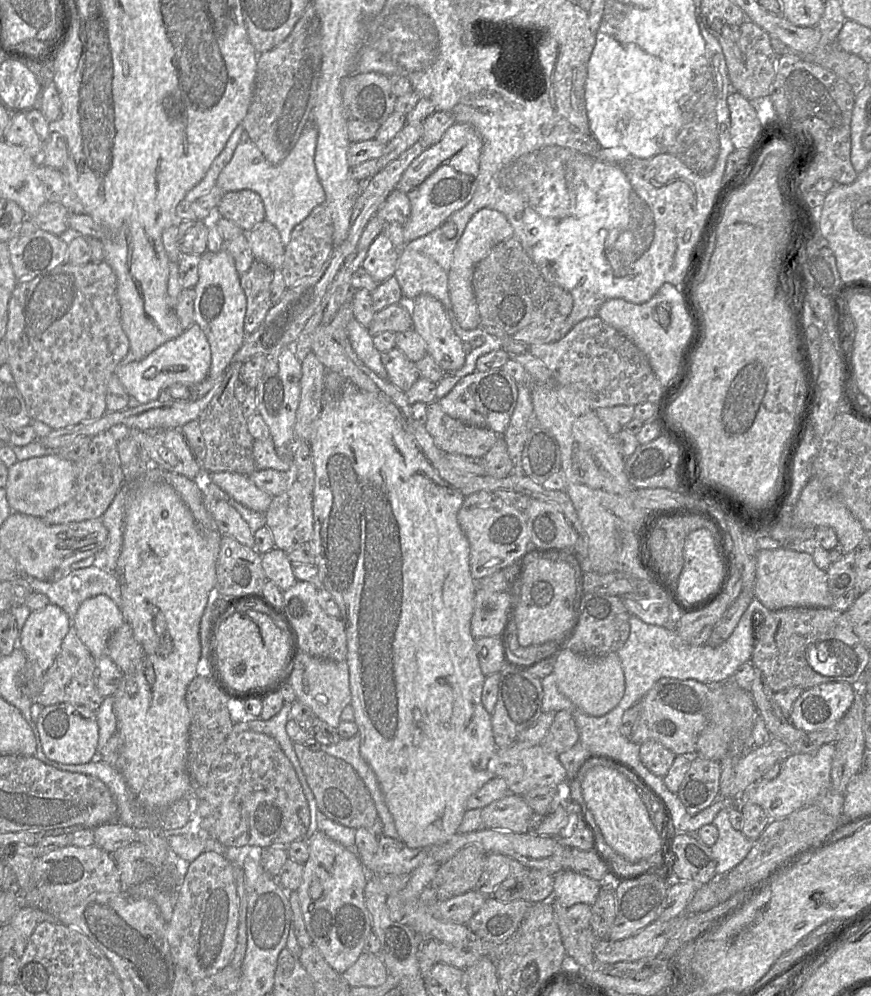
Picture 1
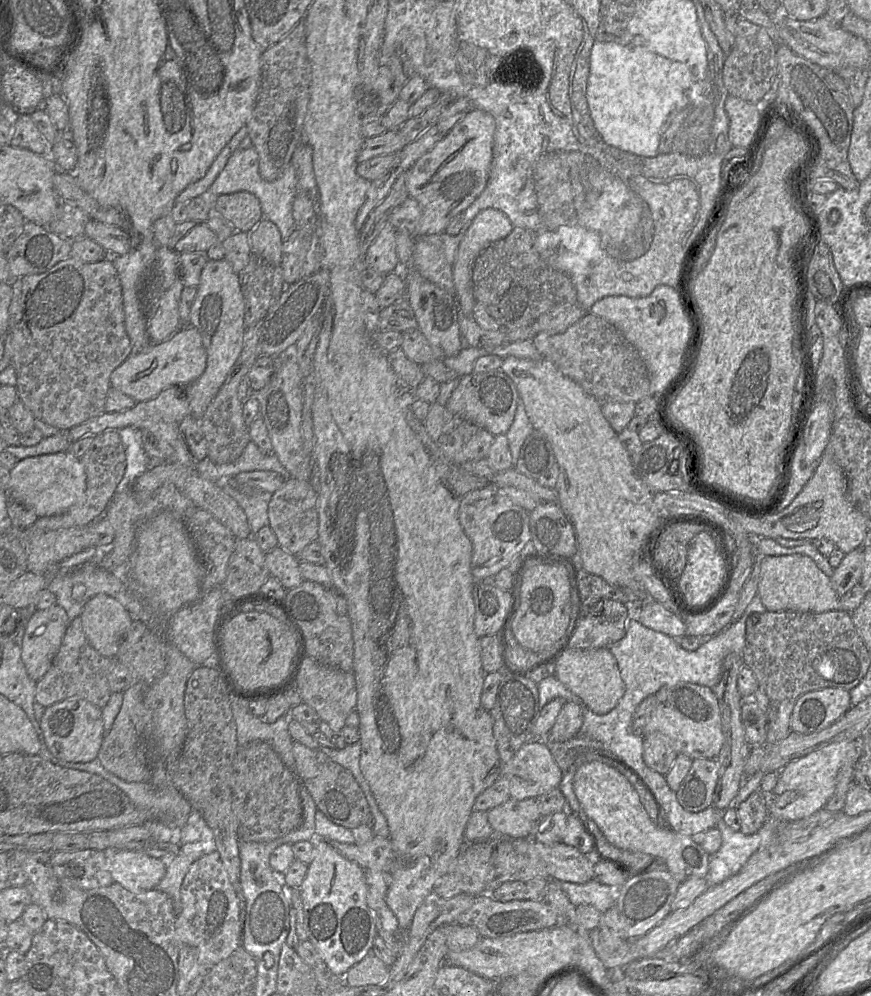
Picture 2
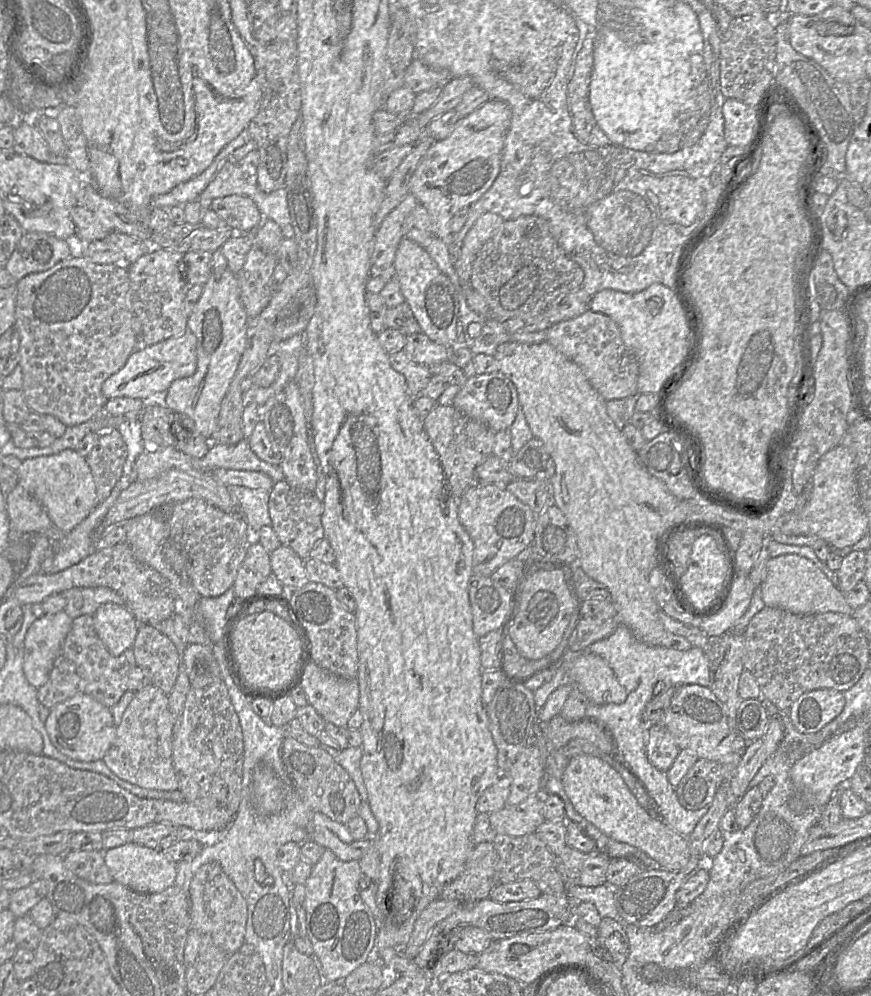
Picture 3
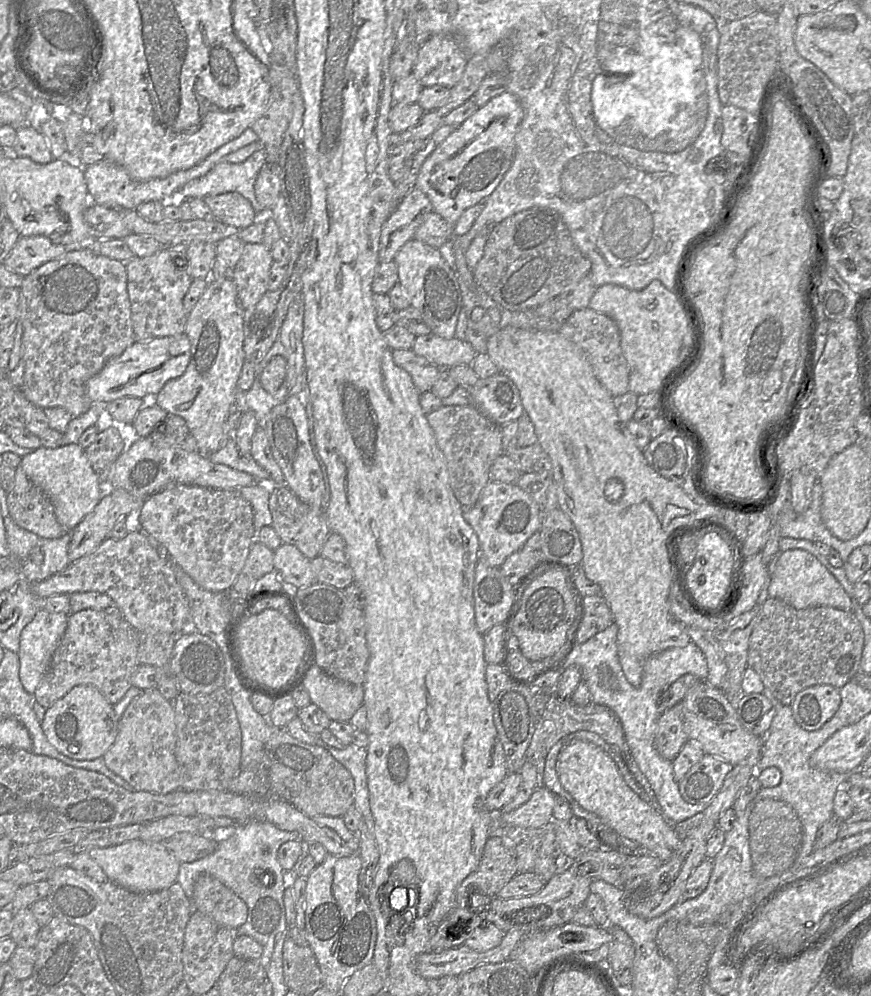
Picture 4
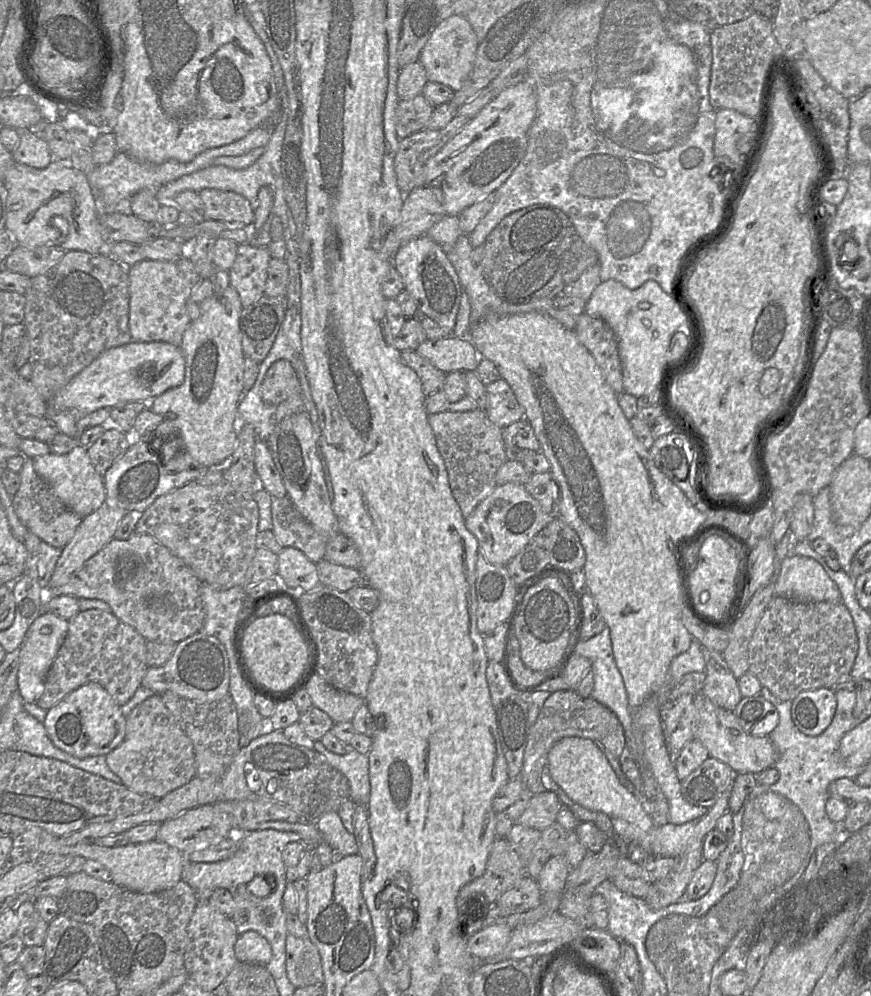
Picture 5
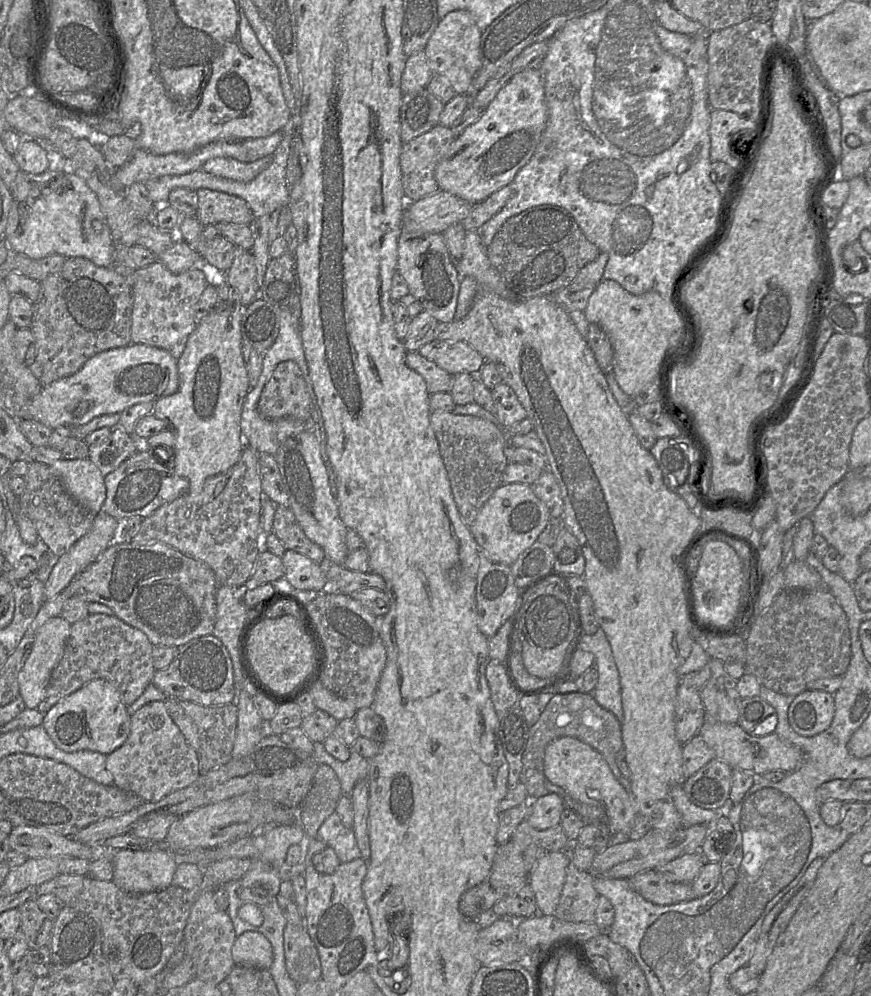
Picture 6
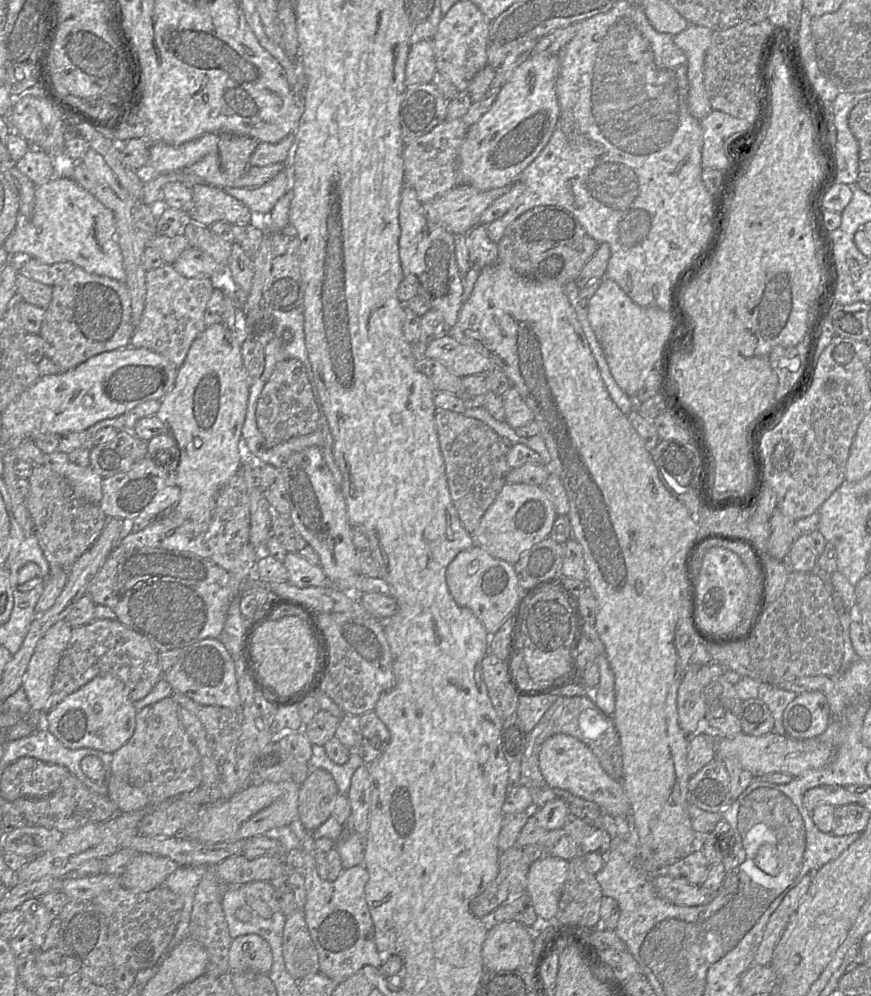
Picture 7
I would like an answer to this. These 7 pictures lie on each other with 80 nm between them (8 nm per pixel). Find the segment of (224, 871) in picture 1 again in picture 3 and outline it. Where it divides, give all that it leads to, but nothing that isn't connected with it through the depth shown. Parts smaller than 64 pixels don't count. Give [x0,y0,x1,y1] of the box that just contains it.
[189,862,247,955]

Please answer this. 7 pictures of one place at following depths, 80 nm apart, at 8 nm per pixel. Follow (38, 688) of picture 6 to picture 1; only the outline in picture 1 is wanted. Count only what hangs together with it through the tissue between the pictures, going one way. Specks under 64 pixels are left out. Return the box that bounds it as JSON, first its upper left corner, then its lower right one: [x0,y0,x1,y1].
[17,603,71,672]

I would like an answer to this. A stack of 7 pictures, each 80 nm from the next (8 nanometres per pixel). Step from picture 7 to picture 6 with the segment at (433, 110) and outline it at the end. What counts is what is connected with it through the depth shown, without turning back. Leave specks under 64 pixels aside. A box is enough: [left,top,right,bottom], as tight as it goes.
[400,88,444,143]

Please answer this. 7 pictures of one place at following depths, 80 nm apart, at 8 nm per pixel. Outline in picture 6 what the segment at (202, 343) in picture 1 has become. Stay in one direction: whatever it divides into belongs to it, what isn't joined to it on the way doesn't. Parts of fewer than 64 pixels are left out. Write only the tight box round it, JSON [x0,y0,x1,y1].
[29,343,178,430]

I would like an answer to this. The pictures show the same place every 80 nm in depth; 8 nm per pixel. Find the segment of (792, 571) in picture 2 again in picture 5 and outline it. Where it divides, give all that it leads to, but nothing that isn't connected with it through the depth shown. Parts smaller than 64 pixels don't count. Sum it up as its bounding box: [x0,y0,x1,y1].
[774,555,841,603]

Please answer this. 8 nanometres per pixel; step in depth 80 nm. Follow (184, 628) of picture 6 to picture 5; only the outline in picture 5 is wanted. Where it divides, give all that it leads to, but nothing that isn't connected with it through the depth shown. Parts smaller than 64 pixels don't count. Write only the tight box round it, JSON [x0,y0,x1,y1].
[49,534,205,643]

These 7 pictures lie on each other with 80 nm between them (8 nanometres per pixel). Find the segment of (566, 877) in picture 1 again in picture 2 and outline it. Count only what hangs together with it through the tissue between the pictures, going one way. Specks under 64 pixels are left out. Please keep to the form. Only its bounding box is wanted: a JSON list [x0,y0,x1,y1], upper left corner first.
[556,880,619,914]

